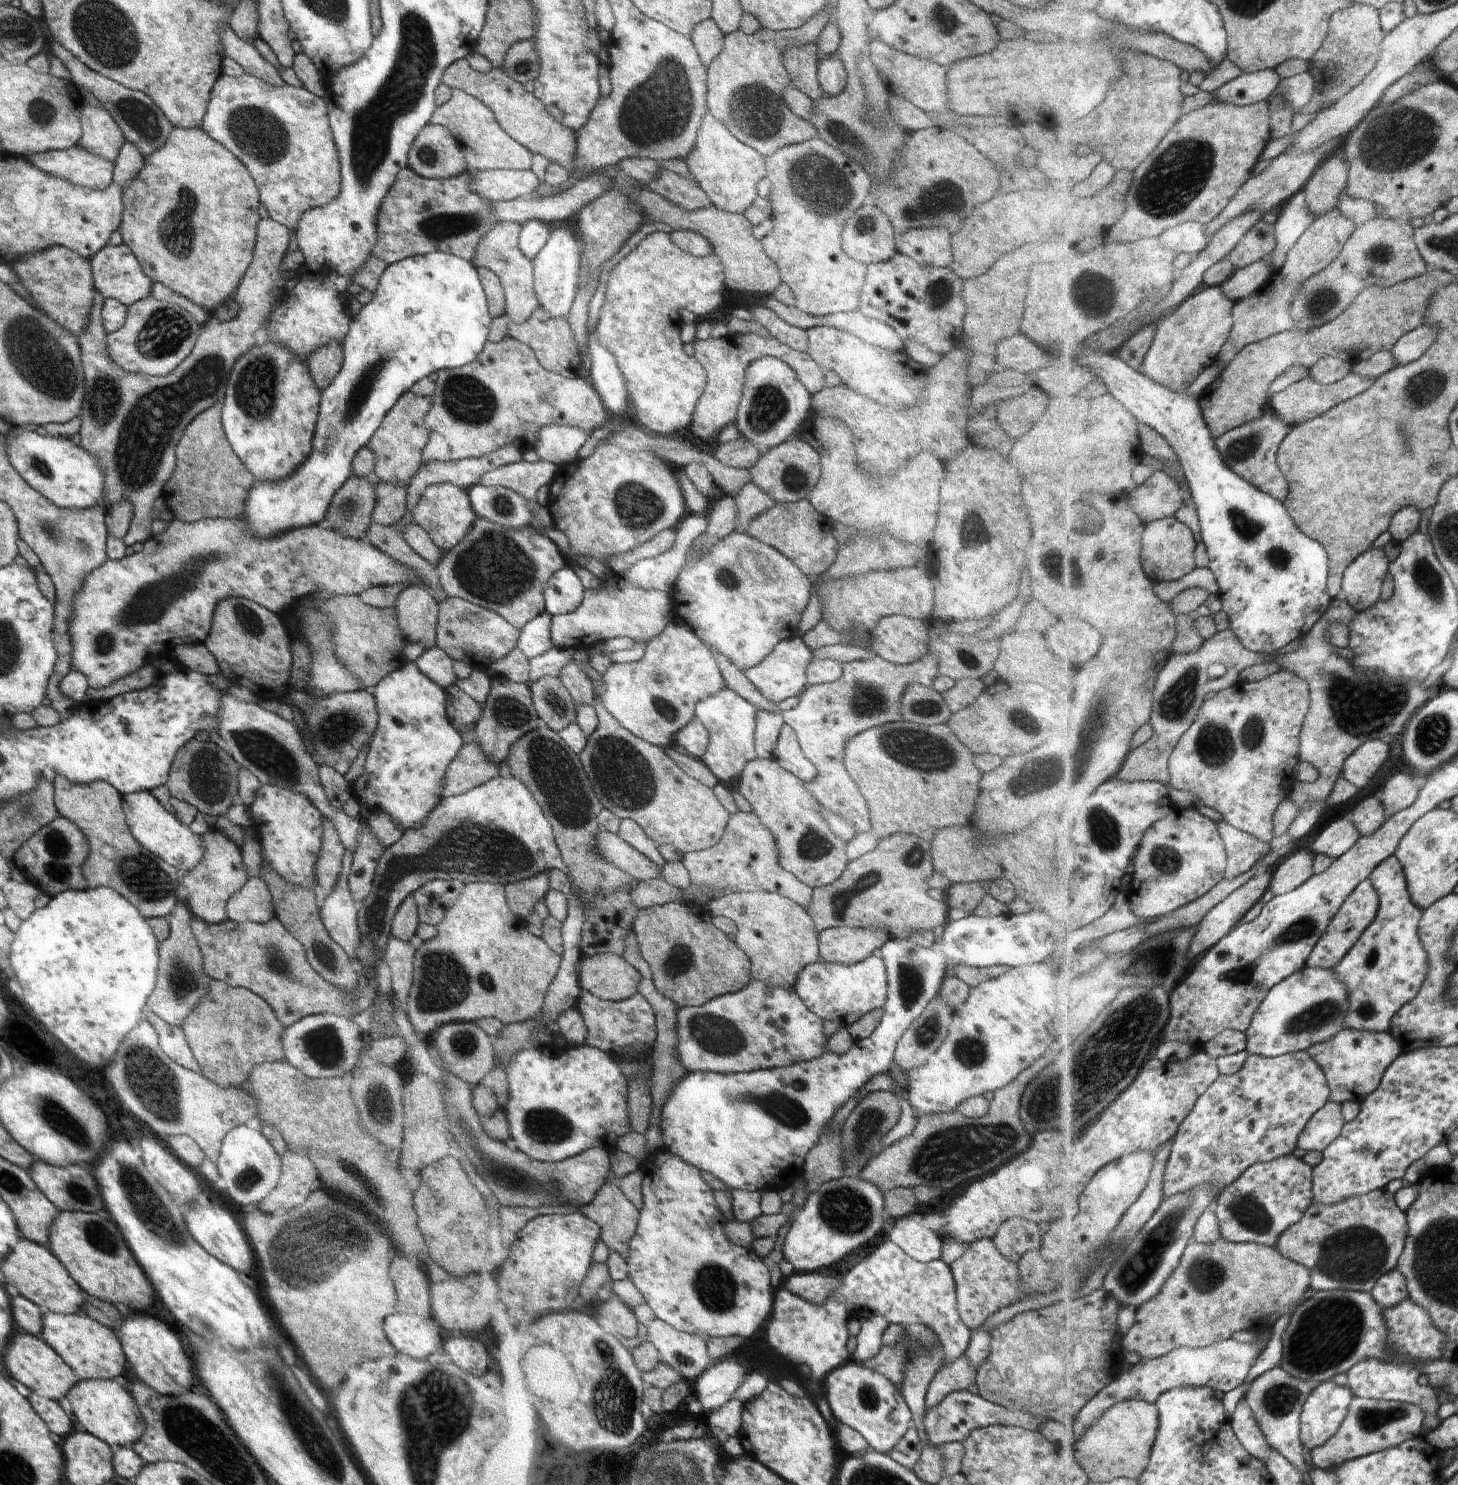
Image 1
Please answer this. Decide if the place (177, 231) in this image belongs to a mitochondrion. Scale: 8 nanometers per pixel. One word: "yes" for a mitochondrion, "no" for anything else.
yes

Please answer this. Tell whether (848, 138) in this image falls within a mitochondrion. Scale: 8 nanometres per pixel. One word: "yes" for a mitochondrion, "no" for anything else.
yes

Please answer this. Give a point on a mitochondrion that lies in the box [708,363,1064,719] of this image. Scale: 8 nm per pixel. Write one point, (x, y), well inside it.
(765, 412)

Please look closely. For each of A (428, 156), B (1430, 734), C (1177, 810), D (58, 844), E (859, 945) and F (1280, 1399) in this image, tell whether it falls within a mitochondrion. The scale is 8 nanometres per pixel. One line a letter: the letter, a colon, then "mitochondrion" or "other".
A: mitochondrion
B: mitochondrion
C: other
D: mitochondrion
E: other
F: mitochondrion

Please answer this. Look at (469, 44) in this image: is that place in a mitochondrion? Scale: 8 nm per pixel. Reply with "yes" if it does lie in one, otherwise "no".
no

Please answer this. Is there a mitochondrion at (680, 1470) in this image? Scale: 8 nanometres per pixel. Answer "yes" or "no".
yes

